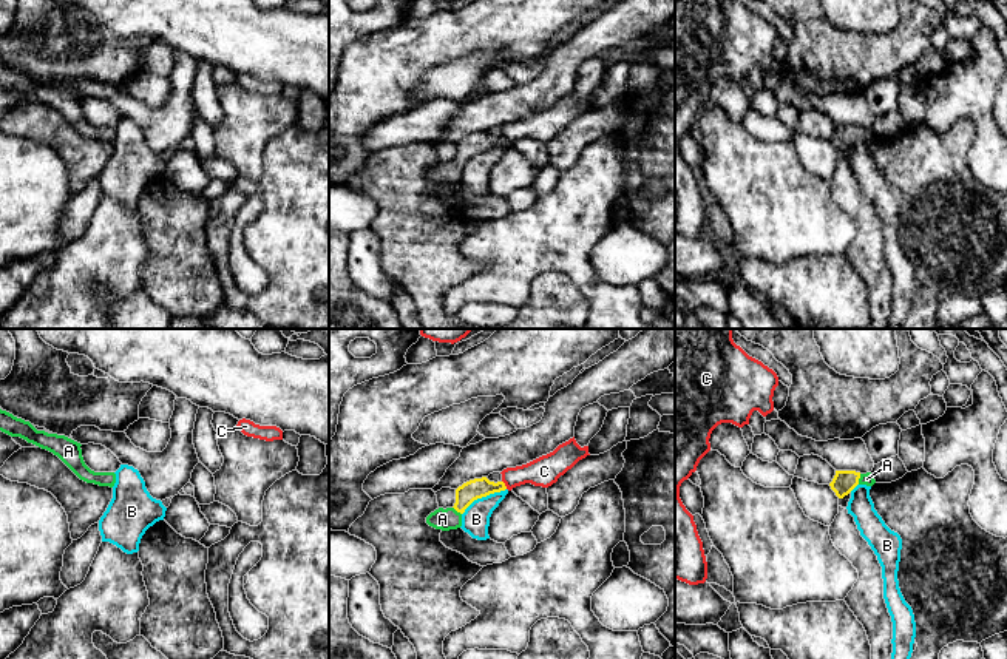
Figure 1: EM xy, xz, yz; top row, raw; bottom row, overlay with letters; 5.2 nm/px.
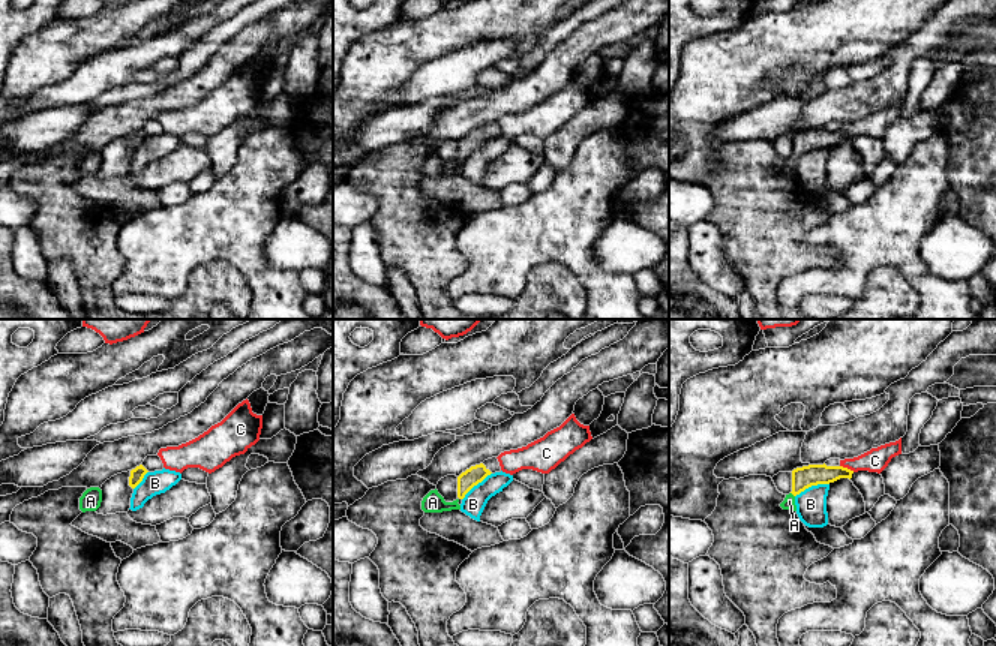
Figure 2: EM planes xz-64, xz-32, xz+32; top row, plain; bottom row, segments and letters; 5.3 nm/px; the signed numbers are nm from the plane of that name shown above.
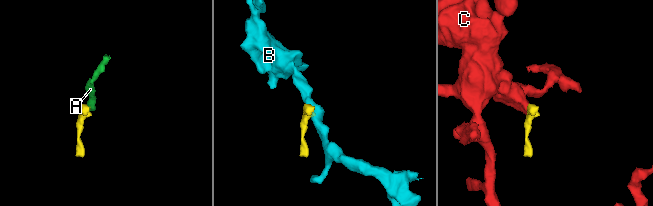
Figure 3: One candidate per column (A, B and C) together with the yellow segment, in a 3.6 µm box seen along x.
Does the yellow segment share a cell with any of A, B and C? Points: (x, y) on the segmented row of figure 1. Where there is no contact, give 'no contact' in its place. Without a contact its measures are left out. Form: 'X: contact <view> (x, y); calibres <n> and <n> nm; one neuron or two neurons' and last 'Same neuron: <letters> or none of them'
A: contact yz (859, 477); calibres 120 and 70 nm; one neuron
B: contact xz (482, 496); calibres 110 and 140 nm; two neurons
C: contact xz (504, 485); calibres 110 and 160 nm; two neurons
Same neuron: A

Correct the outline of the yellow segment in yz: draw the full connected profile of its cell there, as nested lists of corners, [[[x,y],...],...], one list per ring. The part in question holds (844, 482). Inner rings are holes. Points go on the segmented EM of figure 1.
[[[836,471],[832,482],[829,483],[831,489],[839,498],[848,495],[857,485],[873,486],[876,483],[871,472],[860,474],[856,471]]]

